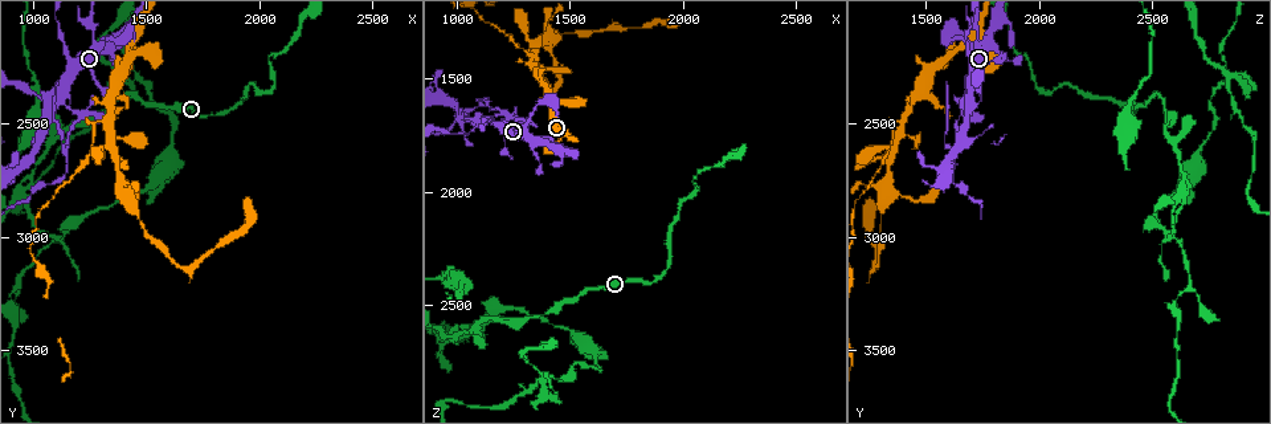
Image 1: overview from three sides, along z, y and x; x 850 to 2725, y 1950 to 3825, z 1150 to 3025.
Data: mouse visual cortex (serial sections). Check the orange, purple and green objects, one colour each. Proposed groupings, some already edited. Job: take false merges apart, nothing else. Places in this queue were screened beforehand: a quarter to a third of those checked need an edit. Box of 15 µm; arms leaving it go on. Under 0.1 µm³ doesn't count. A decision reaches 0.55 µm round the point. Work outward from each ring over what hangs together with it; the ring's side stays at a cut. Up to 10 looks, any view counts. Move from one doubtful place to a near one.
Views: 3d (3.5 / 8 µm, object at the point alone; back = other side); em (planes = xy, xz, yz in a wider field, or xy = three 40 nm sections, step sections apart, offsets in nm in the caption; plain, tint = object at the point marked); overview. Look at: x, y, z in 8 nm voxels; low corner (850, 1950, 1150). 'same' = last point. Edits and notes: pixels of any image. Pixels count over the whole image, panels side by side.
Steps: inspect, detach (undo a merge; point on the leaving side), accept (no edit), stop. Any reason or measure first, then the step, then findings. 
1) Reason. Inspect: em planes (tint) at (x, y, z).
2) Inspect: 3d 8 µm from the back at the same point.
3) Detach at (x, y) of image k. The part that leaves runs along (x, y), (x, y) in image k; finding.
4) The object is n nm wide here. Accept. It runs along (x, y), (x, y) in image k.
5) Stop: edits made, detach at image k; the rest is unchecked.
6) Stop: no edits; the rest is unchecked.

Sharp bend. Inspect: 3d 8 µm at (2040, 2210, 1950).

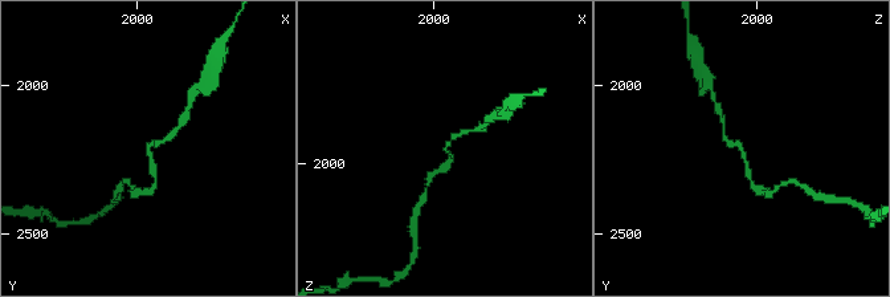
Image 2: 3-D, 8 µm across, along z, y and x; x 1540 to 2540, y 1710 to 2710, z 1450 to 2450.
The arms are 150, 200 nm wide; shape alone is not enough. Inspect: em xy step 5 (tint) at (2040, 2220, 1950).

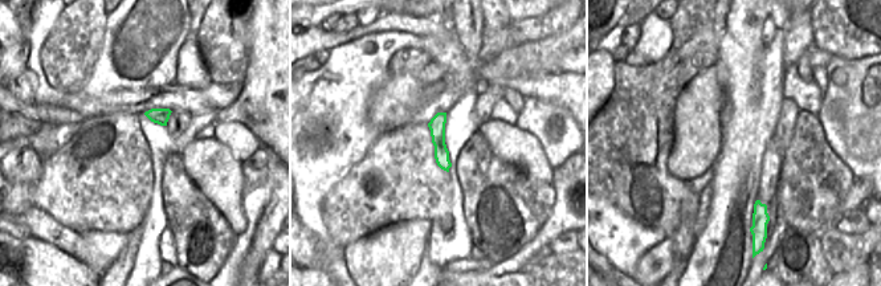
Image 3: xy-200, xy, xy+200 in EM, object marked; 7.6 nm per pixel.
Accept. It runs along (752, 184), (744, 151), (723, 133) in image 2; all the same cell.

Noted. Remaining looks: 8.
Four arms meet. Inspect: em xy step 1 (tint) at (1110, 2380, 1680).

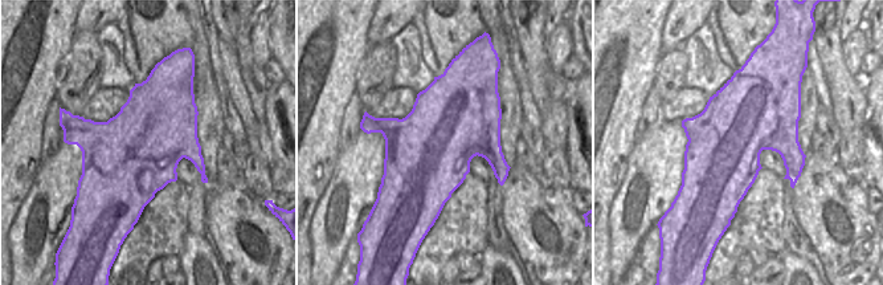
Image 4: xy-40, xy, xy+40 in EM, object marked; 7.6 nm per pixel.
Inspect: 3d 3.5 µm at the same point.

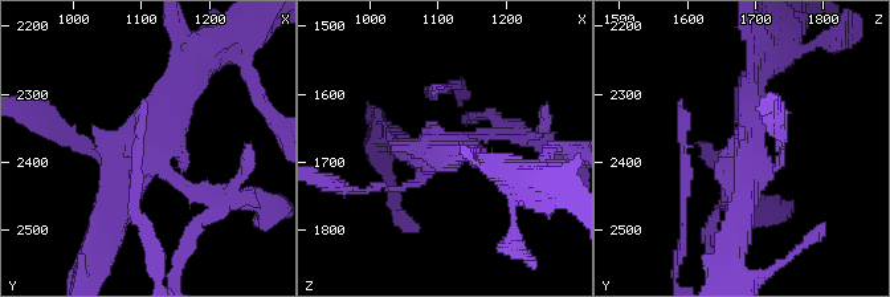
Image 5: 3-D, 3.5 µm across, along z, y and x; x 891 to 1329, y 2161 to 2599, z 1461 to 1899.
Accept. It runs along (190, 82), (152, 106), (115, 224) in image 5; all the same cell.

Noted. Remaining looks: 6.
Side arm on a straight run. Inspect: 3d 3.5 µm at (1340, 2470, 1390).

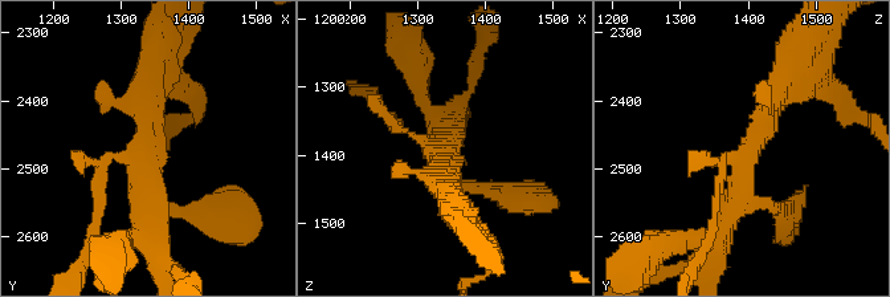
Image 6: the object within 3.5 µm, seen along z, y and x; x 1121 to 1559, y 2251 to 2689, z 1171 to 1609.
3 arms meet here; the arms are 150, 300, 300 nm wide; now the EM. Inspect: em xy step 2 (tint) at (1330, 2480, 1400).

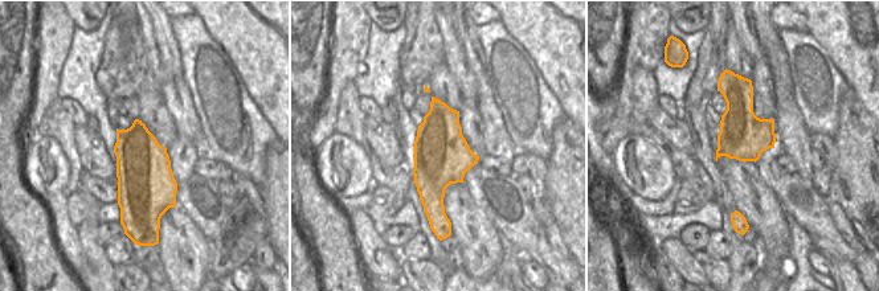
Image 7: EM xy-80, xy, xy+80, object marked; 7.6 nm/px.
Detach at (97, 215) of image 6. The part that leaves runs along (722, 167), (713, 228), (689, 277) in image 6; a second cell is stuck on.

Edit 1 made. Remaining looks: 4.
Inspect: overview.

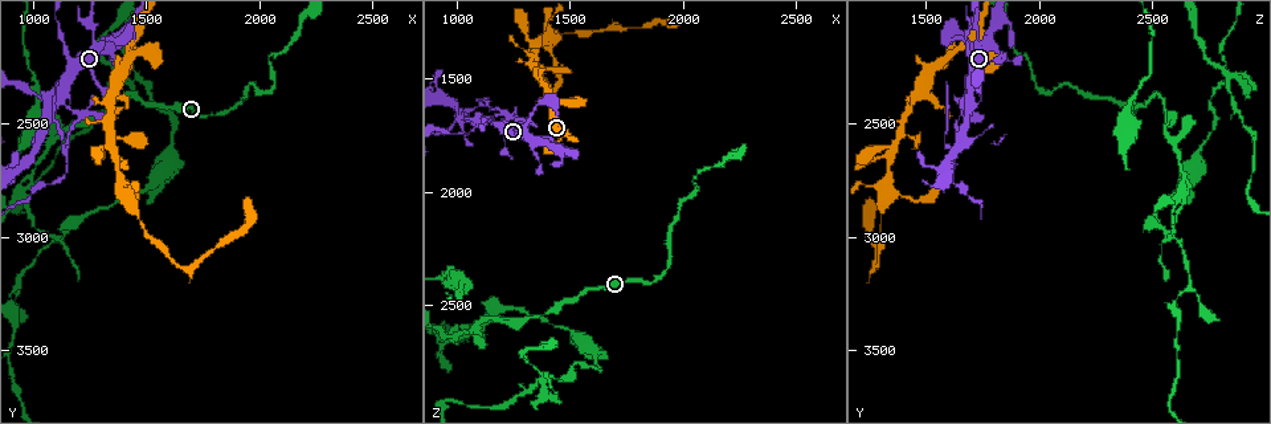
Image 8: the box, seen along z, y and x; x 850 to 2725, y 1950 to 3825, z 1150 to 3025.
Inspect: 3d 3.5 µm at (1480, 2950, 1290).

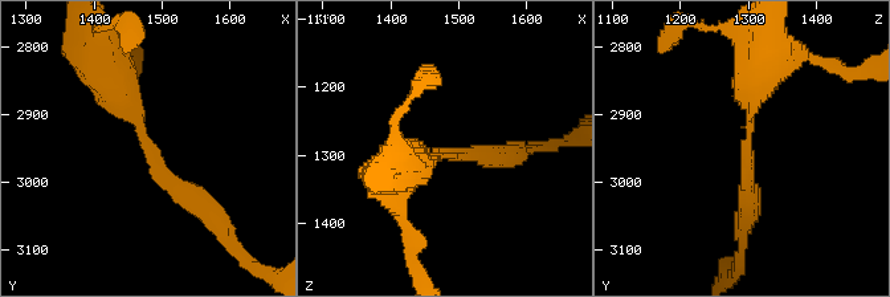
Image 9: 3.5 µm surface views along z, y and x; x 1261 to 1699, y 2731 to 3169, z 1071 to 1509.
The arms are 200, 450 nm wide; now the EM. Inspect: em xy step 1 (tint) at (1480, 2945, 1300).

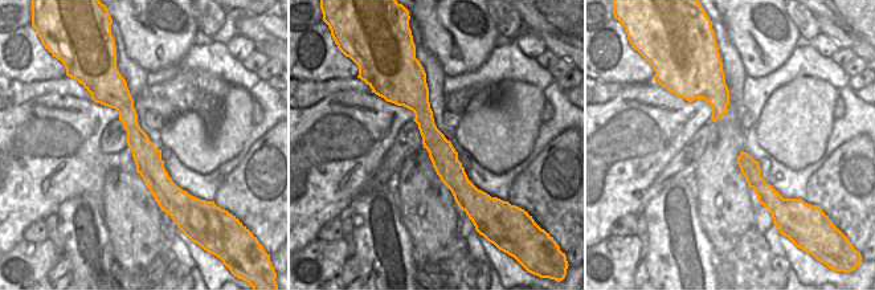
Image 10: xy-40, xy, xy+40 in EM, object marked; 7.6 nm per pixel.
Accept. One cell here.

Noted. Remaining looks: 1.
Stop: edits made, detach at image 6; the rest is unchecked.

